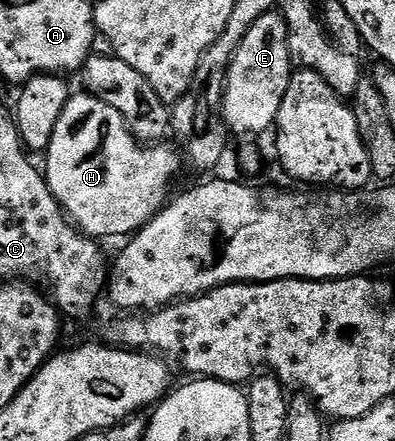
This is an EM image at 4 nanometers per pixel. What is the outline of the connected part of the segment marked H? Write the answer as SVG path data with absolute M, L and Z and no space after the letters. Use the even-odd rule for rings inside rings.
M85 92L75 93L68 100L60 120L56 120L56 132L52 132L50 147L44 151L44 173L52 196L62 205L66 217L89 238L118 238L121 234L134 236L147 226L162 210L171 197L170 185L178 174L180 158L177 151L167 144L143 144L132 136L126 127L124 116L116 108L108 108L98 98Z

